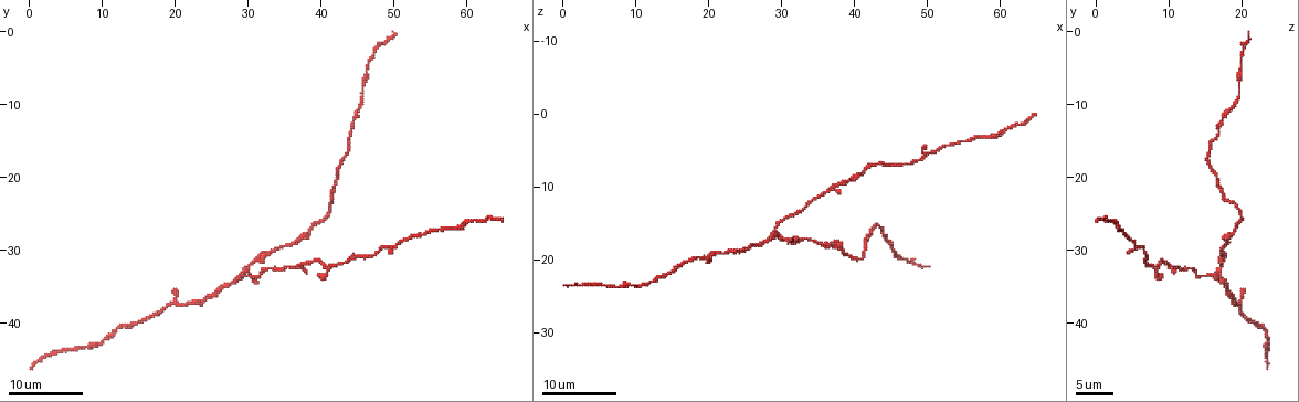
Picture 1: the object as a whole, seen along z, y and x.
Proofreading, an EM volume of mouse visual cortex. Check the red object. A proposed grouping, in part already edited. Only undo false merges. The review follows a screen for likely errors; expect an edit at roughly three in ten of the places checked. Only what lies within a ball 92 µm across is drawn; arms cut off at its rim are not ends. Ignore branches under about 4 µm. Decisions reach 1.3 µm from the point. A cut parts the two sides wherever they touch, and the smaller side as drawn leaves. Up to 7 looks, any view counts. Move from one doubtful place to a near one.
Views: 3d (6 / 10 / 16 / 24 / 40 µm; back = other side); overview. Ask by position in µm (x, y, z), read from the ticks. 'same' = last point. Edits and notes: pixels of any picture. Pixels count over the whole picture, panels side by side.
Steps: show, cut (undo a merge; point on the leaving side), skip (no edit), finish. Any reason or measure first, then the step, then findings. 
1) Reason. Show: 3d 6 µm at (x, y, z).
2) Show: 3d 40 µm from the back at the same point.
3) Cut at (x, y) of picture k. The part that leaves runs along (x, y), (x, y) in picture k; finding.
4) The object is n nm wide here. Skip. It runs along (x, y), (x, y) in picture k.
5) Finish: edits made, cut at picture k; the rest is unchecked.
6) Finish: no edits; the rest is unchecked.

Calibre changes. Show: 3d 16 µm at (44.0, 12.5, 17.0).

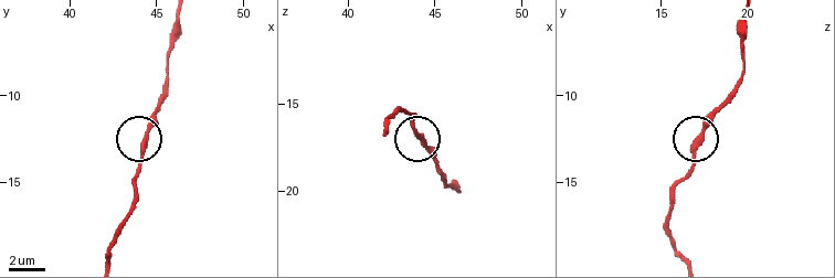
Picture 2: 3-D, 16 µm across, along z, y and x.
Show: 3d 10 µm at (44.2, 12.9, 16.9).

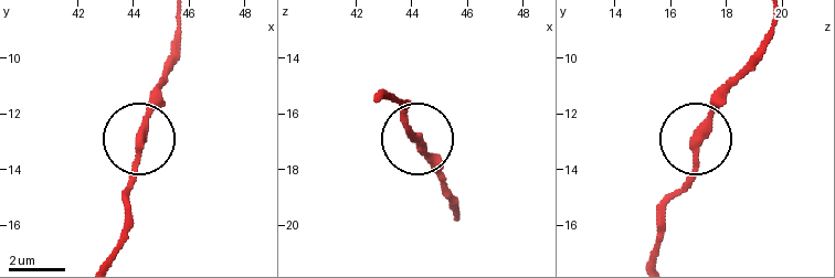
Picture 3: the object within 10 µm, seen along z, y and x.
Skip. All the same neuron.

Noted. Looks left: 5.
Three arms meet. Show: 3d 16 µm at (29.0, 33.5, 16.0).

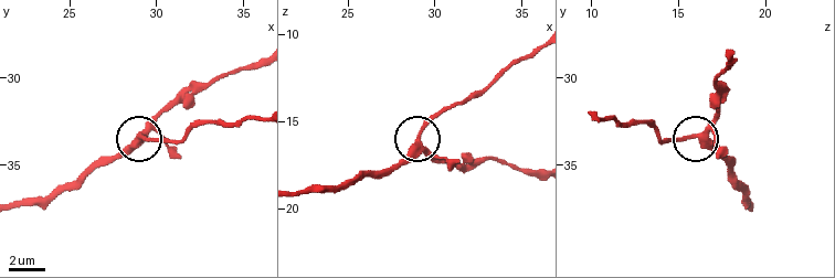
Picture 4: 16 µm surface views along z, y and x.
Show: 3d 6 µm at (29.2, 33.4, 15.9).

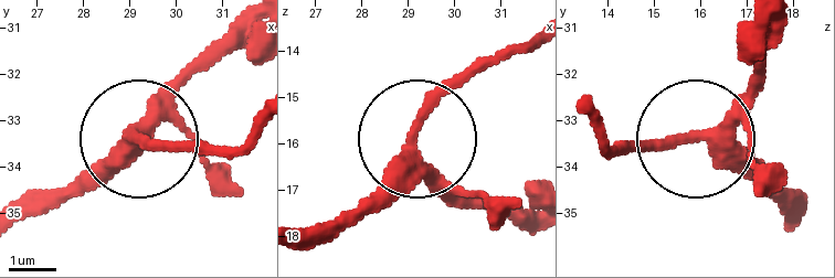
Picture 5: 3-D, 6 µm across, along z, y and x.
3 arms meet here. Skip. Continuous, no second neuron.

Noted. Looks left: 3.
Sudden change in width. Show: 3d 16 µm at (4.5, 44.0, 23.5).

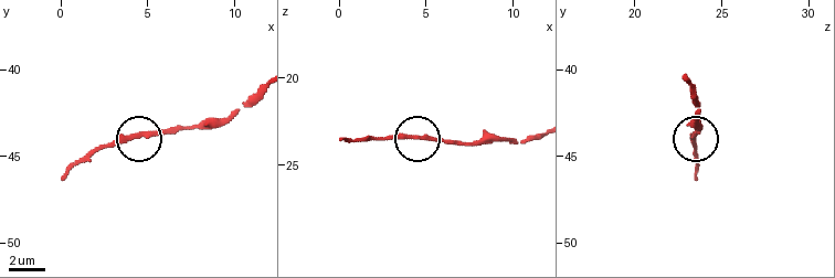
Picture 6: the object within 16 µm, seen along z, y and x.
Show: 3d 6 µm at (4.8, 43.7, 23.4).

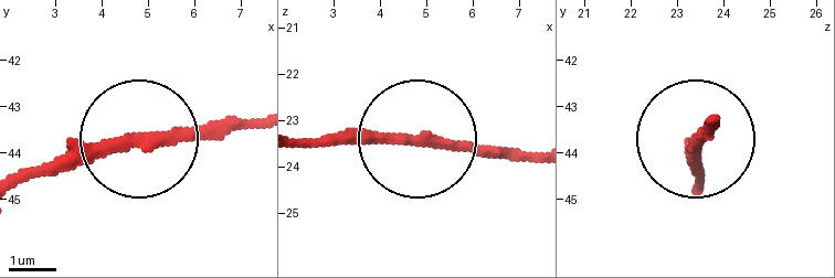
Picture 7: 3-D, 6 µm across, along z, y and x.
Show: 3d 6 µm from the back at (4.70, 43.80, 23.40).

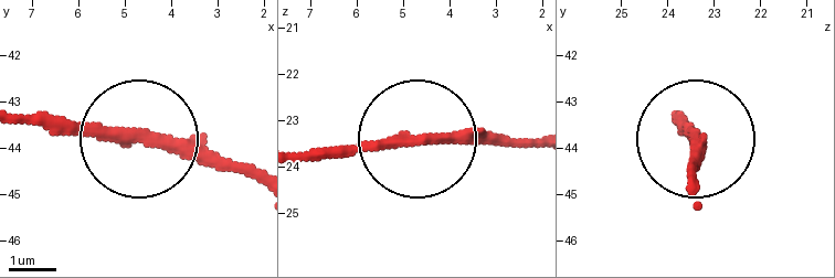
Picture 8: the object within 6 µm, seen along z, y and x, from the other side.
Skip. It runs along (18, 114), (197, 137), (256, 166) in picture 8; one neuron here.

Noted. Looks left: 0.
Finish: no edits; the rest is unchecked.

